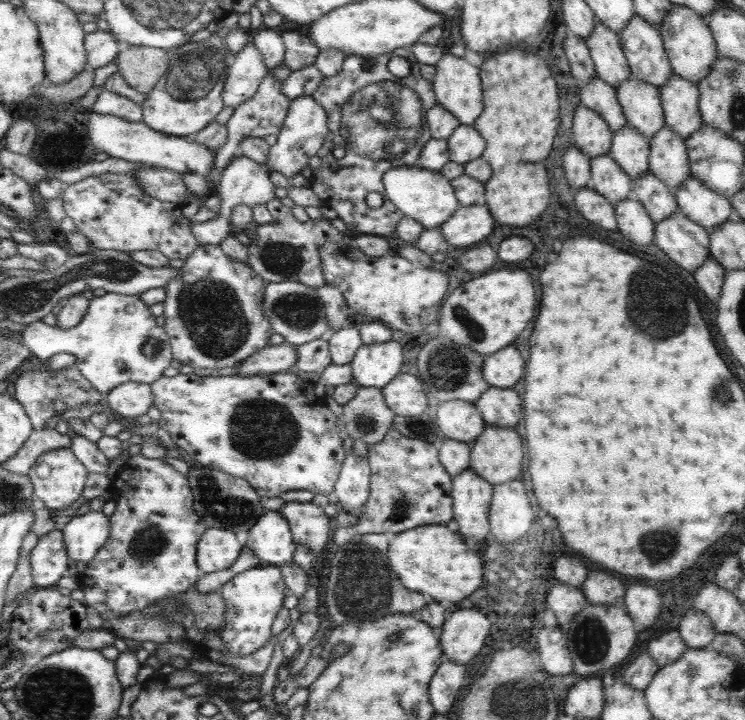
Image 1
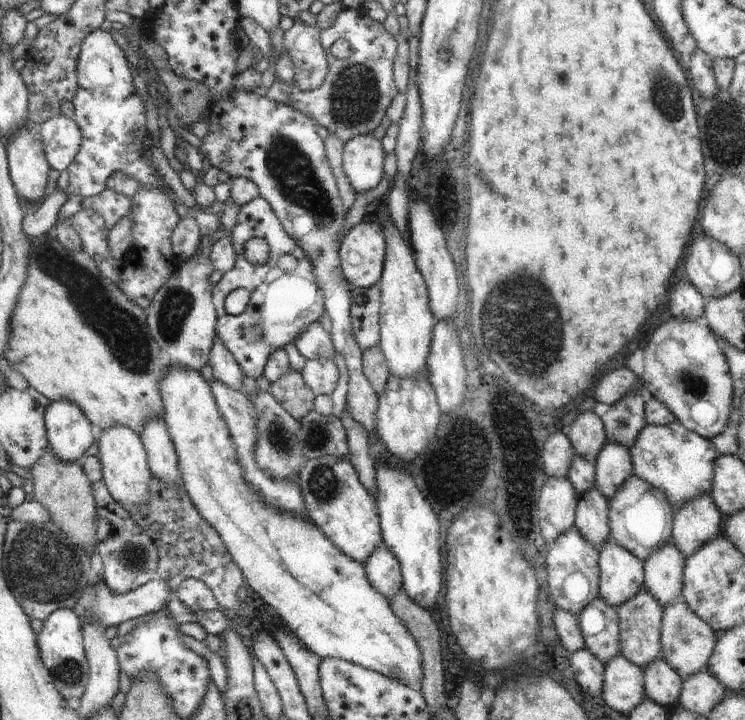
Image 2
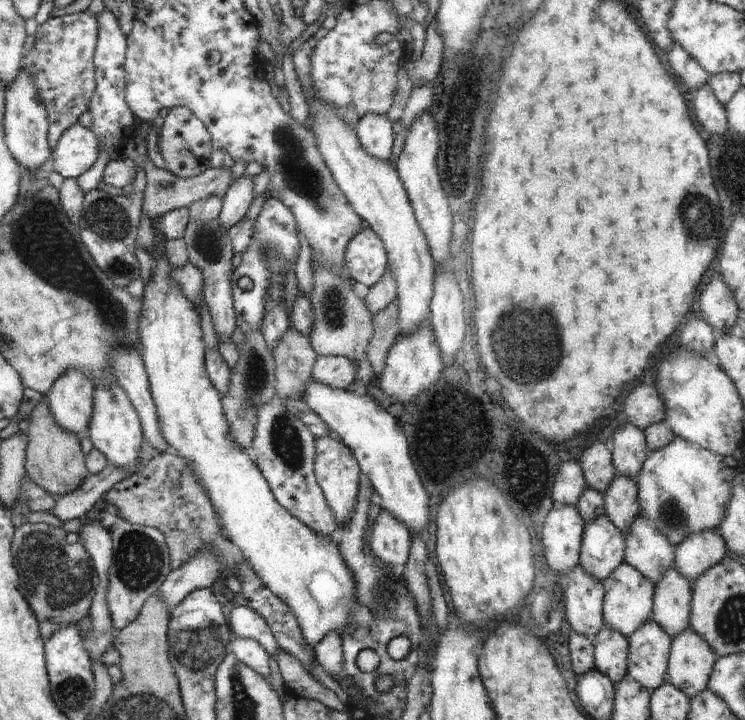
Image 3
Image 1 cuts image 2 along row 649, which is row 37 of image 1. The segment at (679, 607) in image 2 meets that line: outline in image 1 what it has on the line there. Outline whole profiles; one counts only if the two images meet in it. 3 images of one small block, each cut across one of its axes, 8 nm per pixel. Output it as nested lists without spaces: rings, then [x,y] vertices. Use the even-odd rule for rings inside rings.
[[[672,3],[670,11],[662,19],[660,27],[661,38],[672,72],[688,79],[691,83],[698,84],[700,79],[704,79],[704,76],[708,75],[712,63],[718,55],[712,32],[705,22],[705,17],[688,6]]]

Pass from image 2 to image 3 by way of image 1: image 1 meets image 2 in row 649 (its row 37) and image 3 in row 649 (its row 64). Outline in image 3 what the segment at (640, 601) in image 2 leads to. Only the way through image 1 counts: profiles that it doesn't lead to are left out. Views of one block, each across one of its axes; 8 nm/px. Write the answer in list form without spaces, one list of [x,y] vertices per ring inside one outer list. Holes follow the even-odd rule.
[[[652,620],[628,638],[627,674],[649,692],[666,682],[671,638]]]

